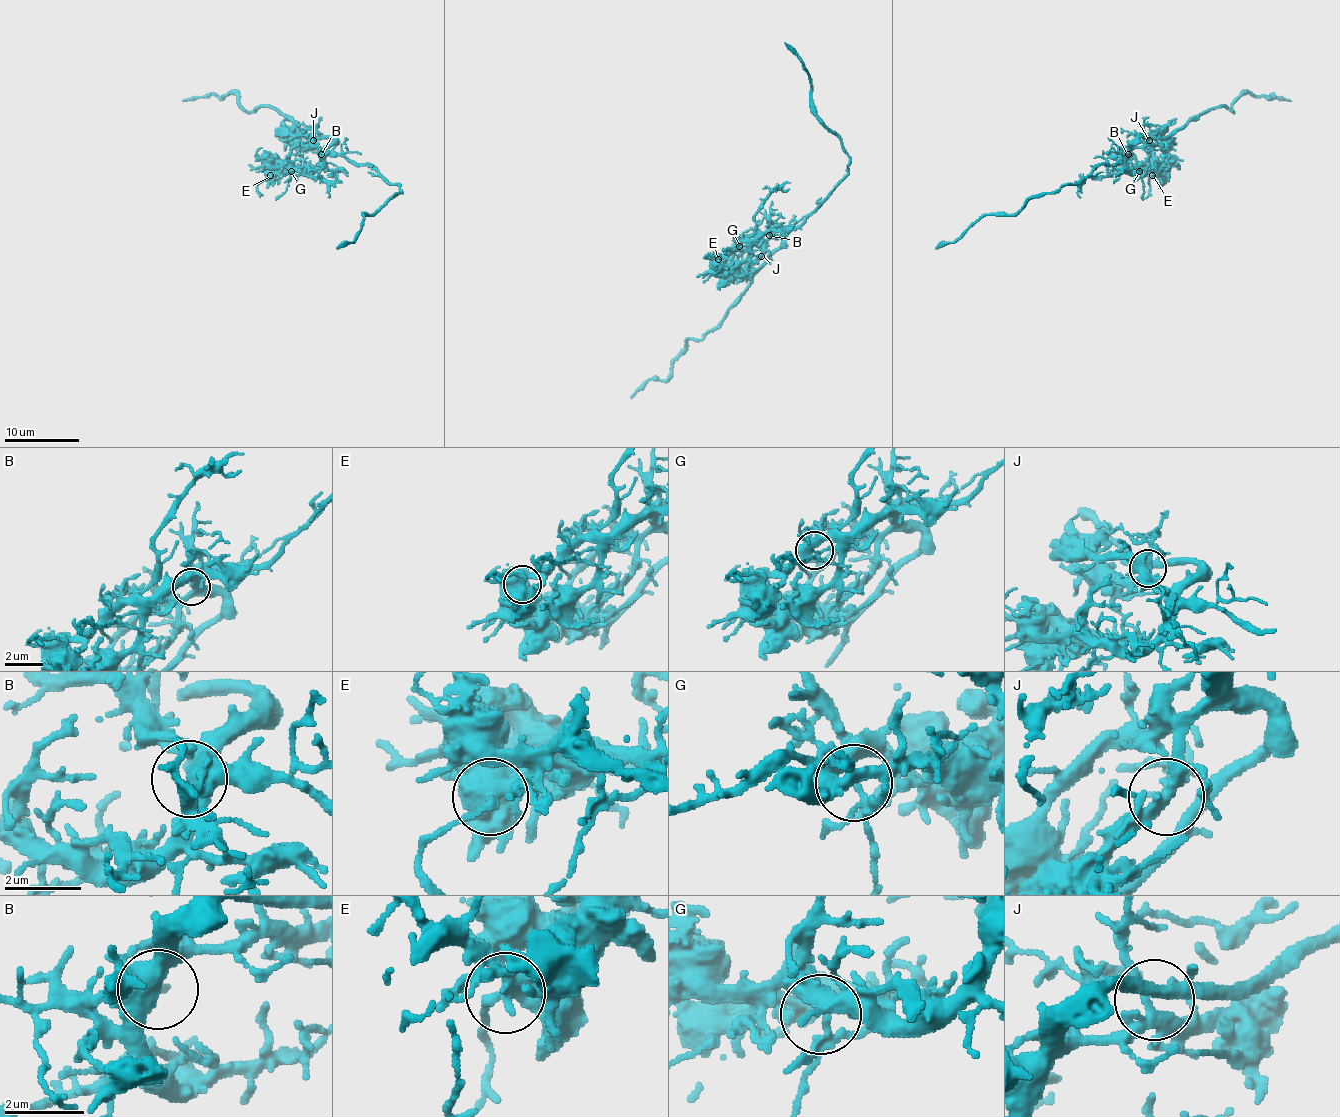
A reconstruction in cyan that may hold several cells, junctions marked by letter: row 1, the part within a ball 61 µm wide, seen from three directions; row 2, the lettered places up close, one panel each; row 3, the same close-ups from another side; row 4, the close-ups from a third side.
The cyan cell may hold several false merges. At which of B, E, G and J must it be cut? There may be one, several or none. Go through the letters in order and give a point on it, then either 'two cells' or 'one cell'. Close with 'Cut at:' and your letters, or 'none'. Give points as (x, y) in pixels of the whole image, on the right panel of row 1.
B: (1128, 154) | one cell
E: (1152, 175) | one cell
G: (1139, 171) | one cell
J: (1149, 140) | one cell
Cut at: none

